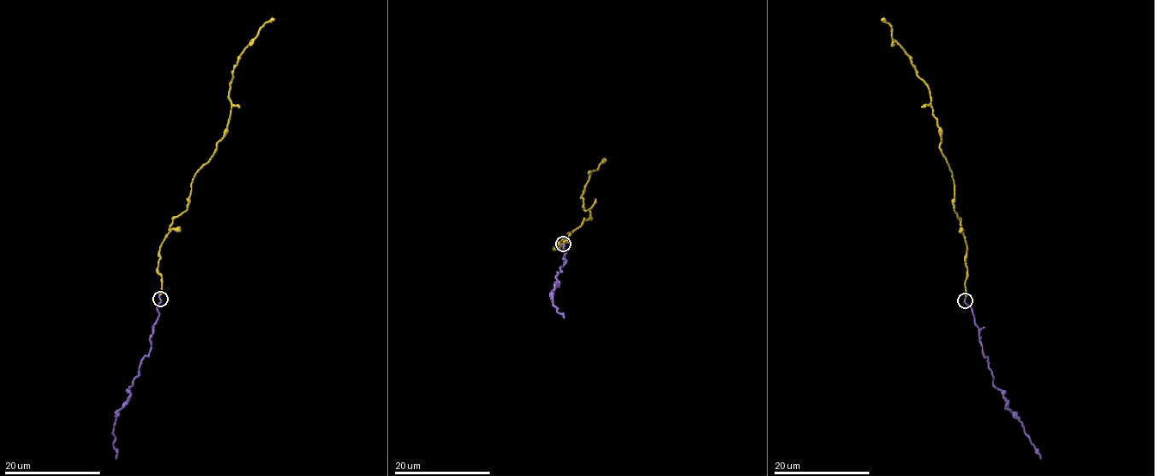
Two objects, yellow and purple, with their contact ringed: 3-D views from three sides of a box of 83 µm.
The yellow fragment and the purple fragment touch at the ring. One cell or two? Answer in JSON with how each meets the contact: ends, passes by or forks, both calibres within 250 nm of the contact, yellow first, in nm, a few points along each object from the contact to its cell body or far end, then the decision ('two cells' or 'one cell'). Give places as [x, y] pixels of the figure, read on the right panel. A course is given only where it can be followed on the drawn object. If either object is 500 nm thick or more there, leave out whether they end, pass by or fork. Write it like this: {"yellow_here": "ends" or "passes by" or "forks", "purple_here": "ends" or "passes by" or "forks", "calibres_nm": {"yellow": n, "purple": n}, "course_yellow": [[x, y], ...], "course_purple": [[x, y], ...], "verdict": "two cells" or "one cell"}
{"yellow_here": "ends", "purple_here": "ends", "calibres_nm": {"yellow": 40, "purple": 180}, "course_yellow": [[965, 300], [966, 244], [954, 209], [953, 176], [939, 146], [941, 131], [932, 113], [930, 91], [882, 19]], "course_purple": [[965, 300], [972, 309], [992, 384], [1002, 391], [1040, 459]], "verdict": "one cell"}

